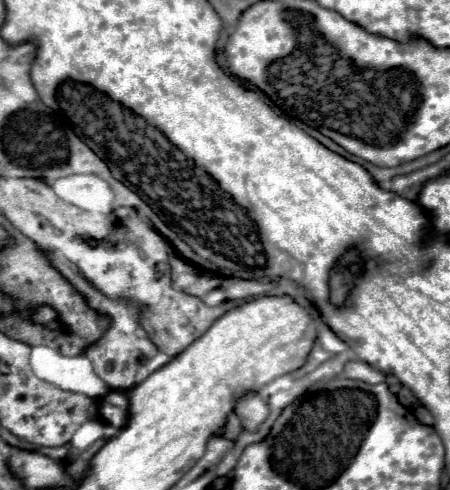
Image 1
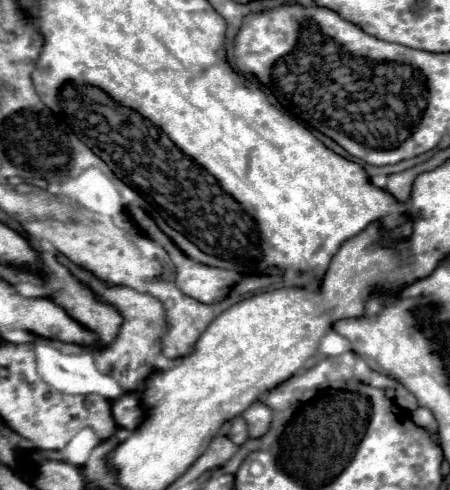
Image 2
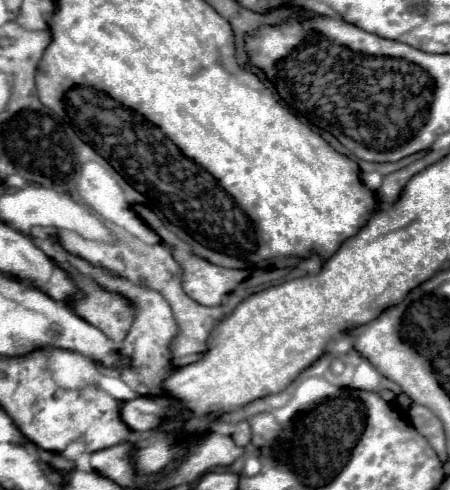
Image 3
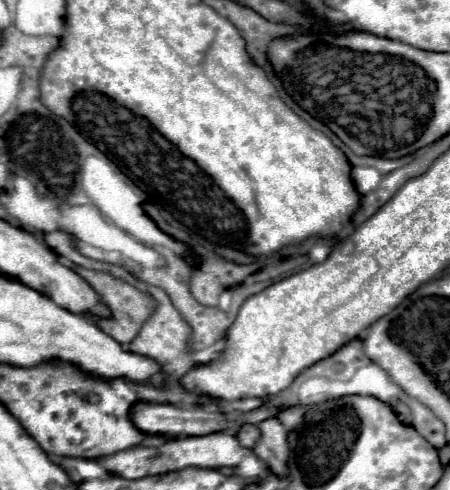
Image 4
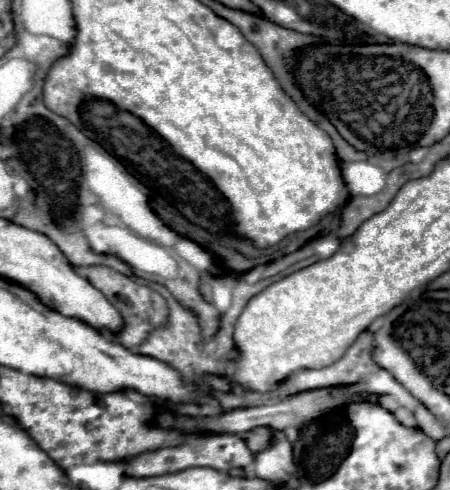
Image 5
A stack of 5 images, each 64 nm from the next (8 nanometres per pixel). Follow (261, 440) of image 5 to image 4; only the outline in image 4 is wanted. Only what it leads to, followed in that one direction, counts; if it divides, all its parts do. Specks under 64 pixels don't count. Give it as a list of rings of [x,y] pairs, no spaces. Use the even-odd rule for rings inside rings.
[[[244,424],[236,432],[236,438],[240,440],[240,444],[244,444],[244,448],[252,448],[256,442],[256,436],[260,436],[260,432],[256,432],[254,424]]]

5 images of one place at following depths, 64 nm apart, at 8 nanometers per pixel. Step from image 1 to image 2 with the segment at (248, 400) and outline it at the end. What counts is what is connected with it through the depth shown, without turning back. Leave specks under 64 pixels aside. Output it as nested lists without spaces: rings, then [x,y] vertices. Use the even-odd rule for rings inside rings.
[[[260,400],[250,404],[248,410],[242,412],[242,418],[246,420],[246,426],[248,426],[248,434],[258,438],[258,436],[264,436],[266,430],[270,428],[270,422],[272,422],[272,410],[262,404]]]

